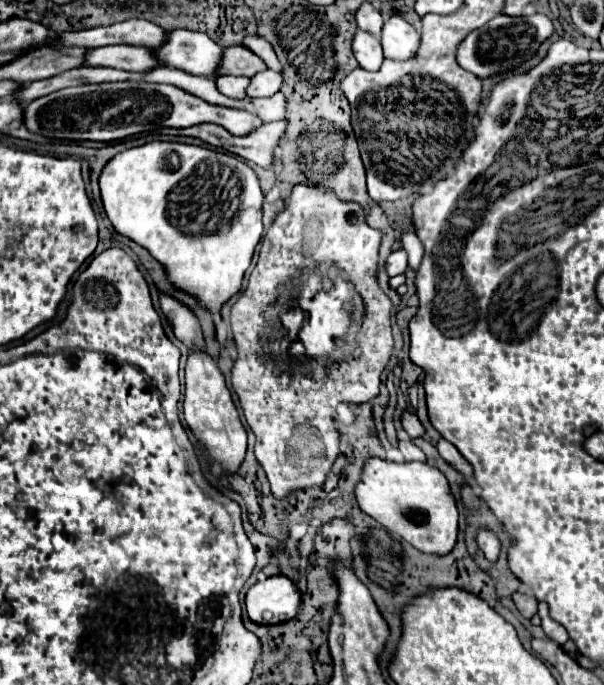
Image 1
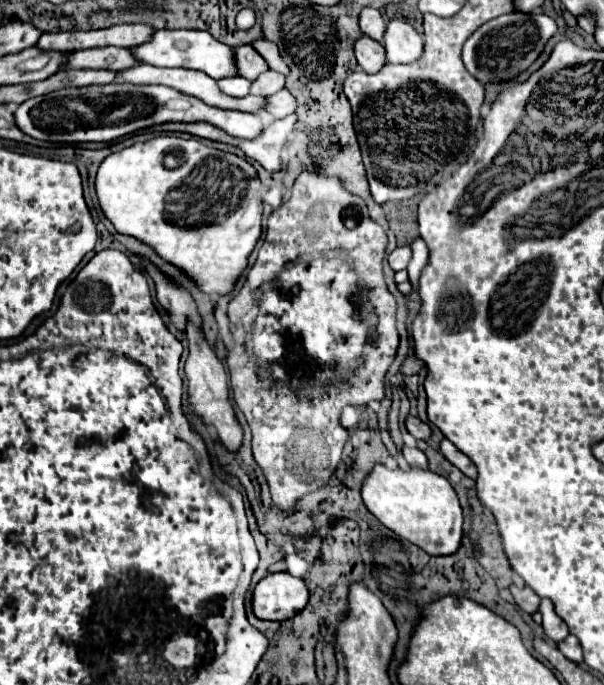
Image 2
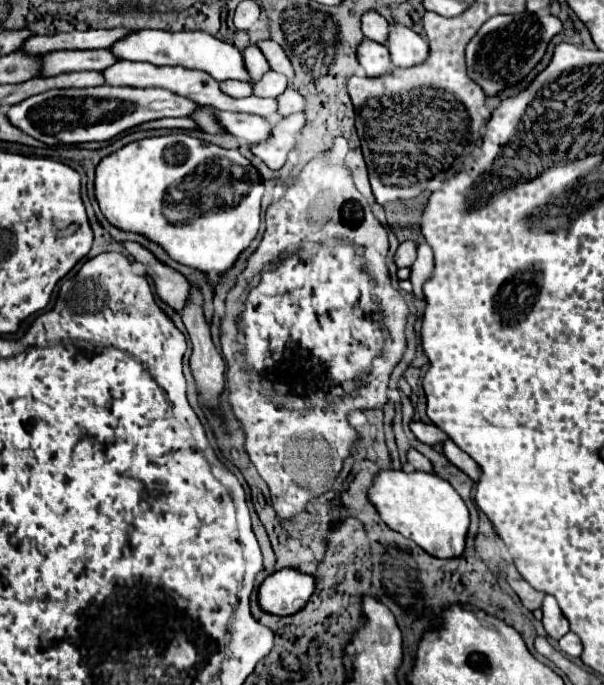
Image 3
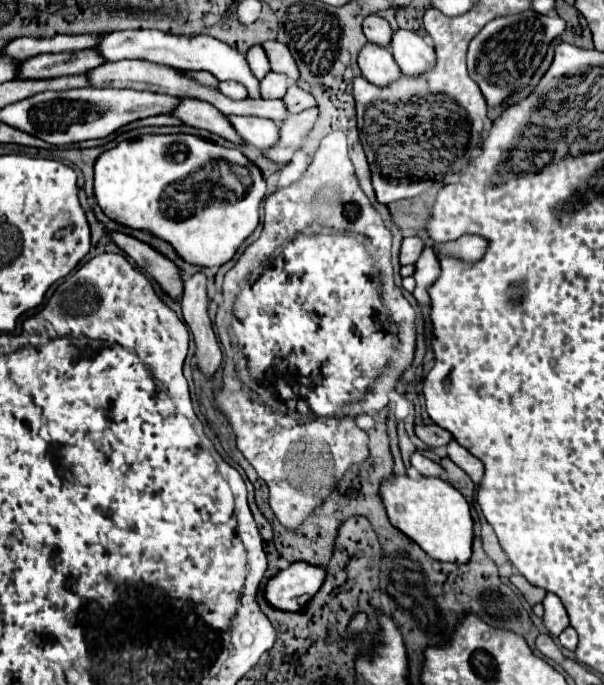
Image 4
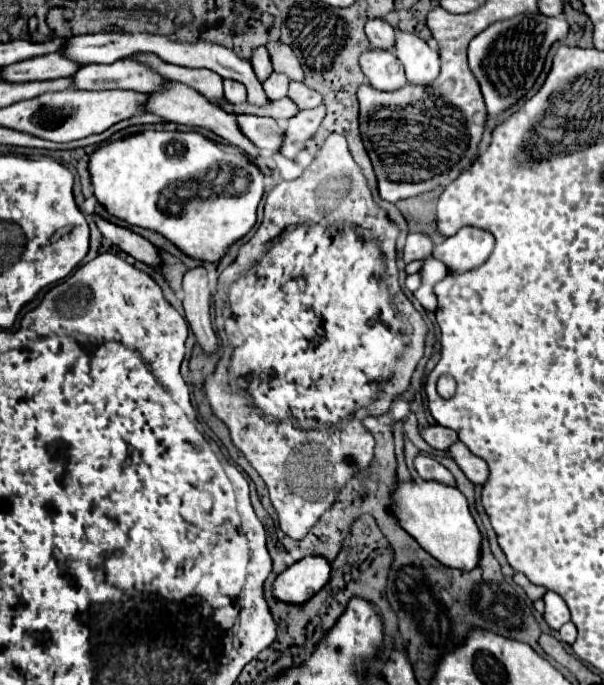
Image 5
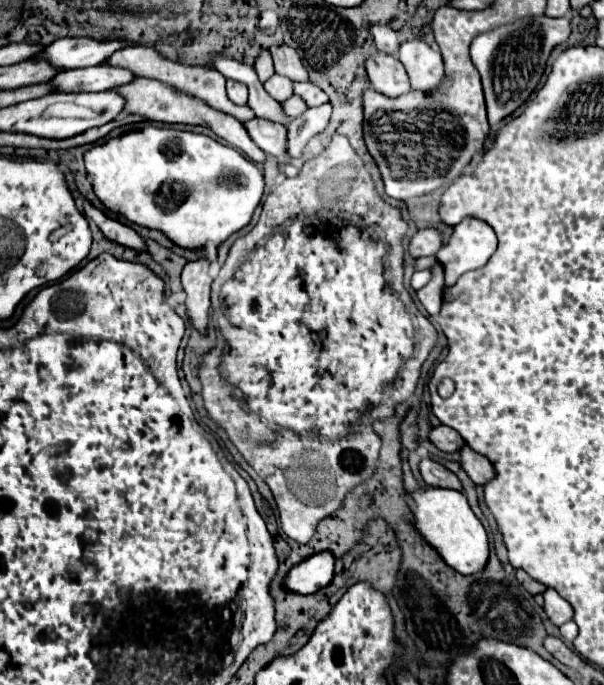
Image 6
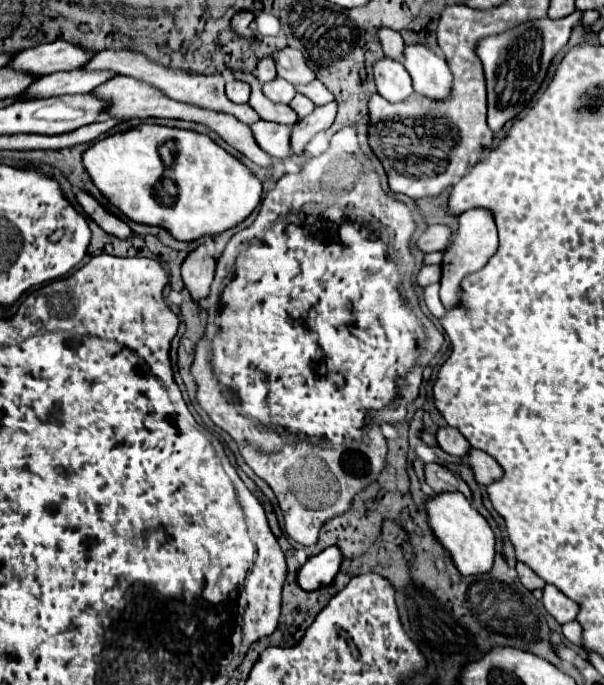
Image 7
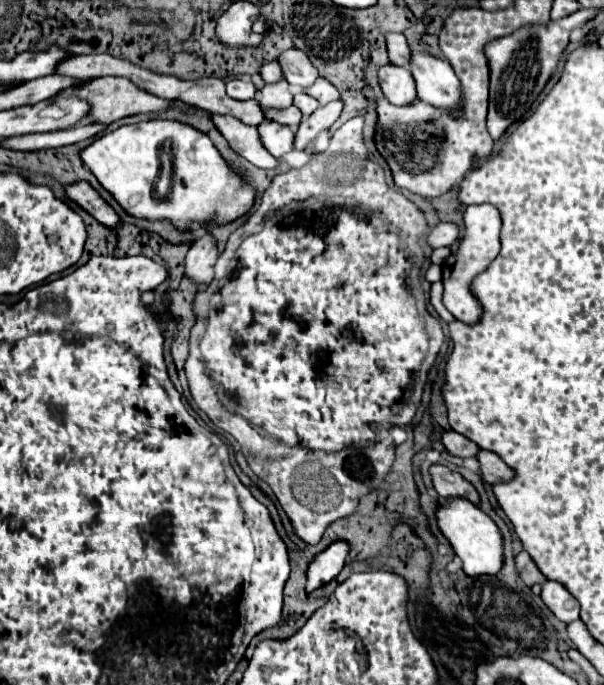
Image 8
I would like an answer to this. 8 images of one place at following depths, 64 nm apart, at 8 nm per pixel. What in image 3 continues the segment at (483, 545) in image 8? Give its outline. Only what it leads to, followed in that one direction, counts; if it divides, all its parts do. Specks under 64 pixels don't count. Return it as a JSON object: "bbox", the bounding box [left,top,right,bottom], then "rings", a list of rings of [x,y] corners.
{"bbox":[370,470,470,560],"rings":[[[382,470],[370,488],[370,502],[392,530],[400,532],[404,538],[414,540],[430,556],[444,560],[464,556],[470,512],[448,480],[428,472]]]}

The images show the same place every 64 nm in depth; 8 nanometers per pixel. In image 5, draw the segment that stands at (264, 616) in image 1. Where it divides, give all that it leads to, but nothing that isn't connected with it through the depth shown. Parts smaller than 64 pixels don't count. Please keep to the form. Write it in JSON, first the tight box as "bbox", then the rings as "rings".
{"bbox":[274,556,330,604],"rings":[[[308,556],[286,568],[274,582],[274,596],[282,602],[300,604],[312,598],[330,576],[330,562],[324,556]]]}

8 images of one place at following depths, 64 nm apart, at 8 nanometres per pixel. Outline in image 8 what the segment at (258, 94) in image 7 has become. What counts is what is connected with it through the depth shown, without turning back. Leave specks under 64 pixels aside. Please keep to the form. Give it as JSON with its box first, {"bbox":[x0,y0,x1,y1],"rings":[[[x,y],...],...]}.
{"bbox":[266,106,302,130],"rings":[[[290,106],[290,108],[280,110],[280,112],[268,110],[266,116],[268,116],[270,120],[276,120],[276,122],[280,122],[280,124],[286,124],[286,126],[290,126],[290,128],[294,128],[294,130],[298,128],[298,124],[300,124],[300,120],[302,120],[302,112],[300,112],[296,106]]]}

